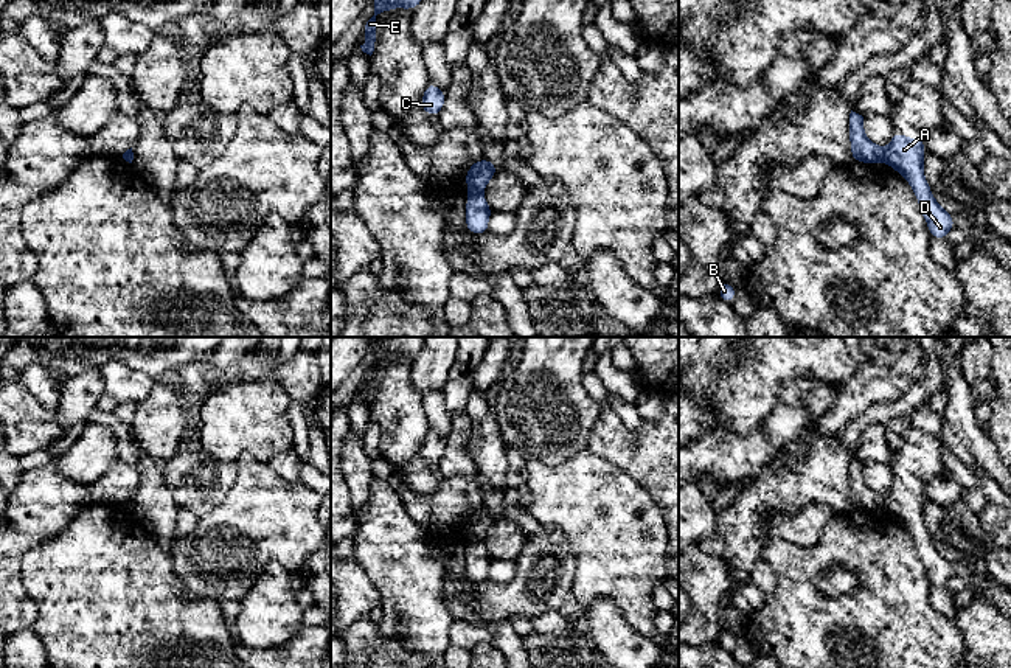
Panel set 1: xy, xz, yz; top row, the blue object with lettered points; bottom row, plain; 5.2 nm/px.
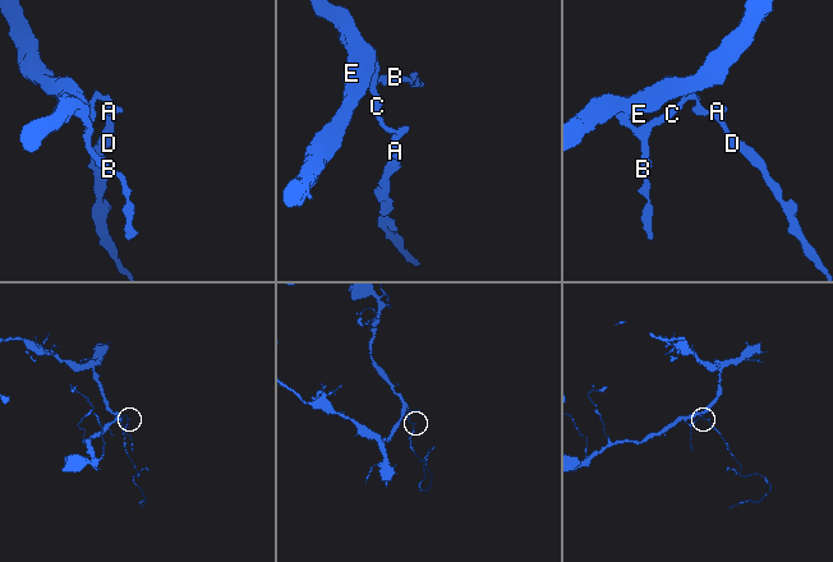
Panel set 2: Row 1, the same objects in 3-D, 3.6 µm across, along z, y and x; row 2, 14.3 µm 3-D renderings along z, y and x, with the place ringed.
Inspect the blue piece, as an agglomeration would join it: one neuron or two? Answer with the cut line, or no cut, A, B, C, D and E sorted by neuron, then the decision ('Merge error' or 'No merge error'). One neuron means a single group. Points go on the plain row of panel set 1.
Split along yz (885, 497), (882, 508). Groups: A D / B C E. Merge error

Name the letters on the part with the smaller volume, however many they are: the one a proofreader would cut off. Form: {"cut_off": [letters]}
{"cut_off": ["A", "D"]}

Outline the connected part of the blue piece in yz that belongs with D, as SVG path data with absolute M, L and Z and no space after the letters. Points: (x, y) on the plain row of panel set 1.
M896 478L885 497L884 510L910 531L919 558L926 565L930 584L946 587L955 570L954 564L944 559L935 548L924 525L922 506L926 500L924 486L907 486L902 480Z

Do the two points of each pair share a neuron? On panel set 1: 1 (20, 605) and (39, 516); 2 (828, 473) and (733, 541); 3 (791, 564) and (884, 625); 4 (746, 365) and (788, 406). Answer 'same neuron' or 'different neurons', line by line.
1: same neuron
2: same neuron
3: same neuron
4: different neurons

